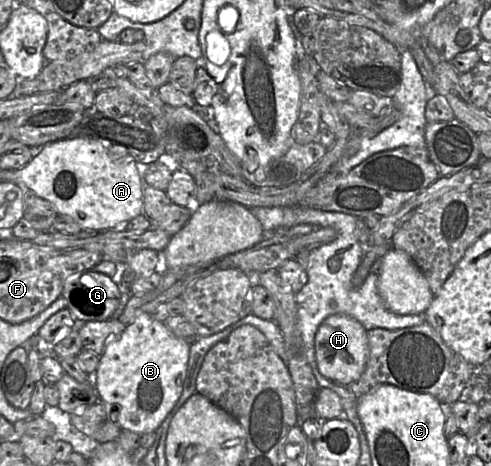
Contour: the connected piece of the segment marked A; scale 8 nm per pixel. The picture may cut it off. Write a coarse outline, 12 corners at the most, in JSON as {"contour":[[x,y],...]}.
{"contour":[[48,143],[16,176],[86,232],[143,213],[122,145]]}

